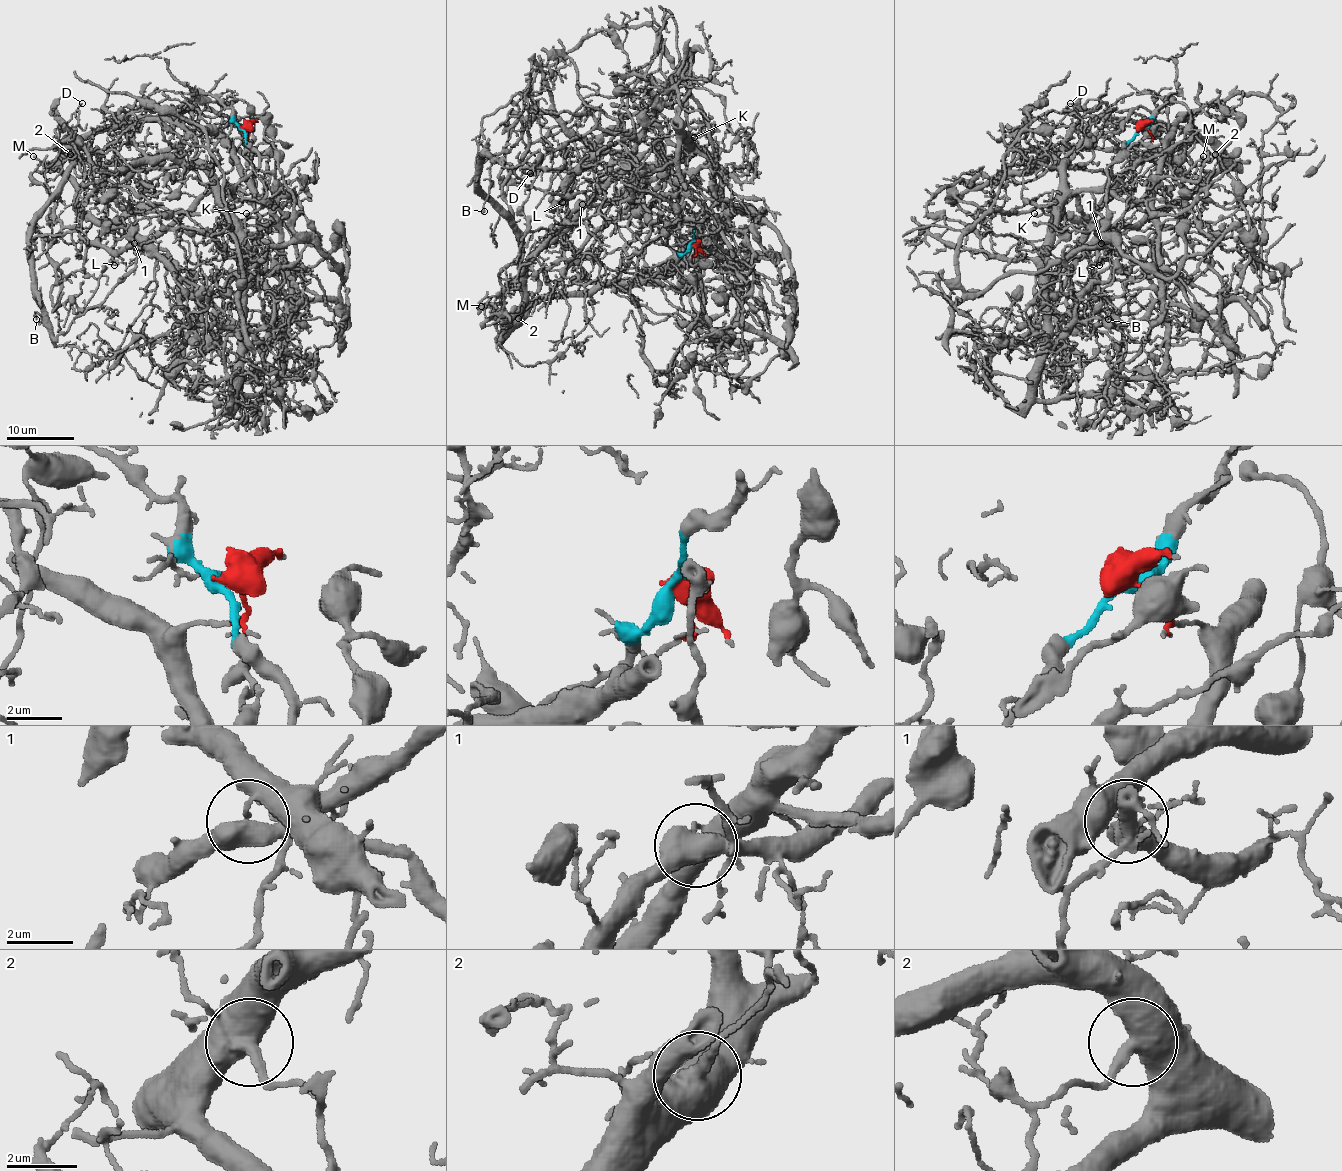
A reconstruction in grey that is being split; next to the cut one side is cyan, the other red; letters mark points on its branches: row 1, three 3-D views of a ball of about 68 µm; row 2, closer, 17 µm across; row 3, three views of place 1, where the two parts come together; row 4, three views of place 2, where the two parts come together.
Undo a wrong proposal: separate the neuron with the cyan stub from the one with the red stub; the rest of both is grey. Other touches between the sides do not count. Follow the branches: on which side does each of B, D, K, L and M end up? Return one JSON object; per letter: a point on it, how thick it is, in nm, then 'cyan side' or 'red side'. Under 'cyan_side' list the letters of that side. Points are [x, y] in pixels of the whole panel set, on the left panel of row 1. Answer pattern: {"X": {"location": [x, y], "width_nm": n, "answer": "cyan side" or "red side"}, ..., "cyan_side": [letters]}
{"B": {"location": [36, 319], "width_nm": 180, "answer": "red side"}, "D": {"location": [82, 103], "width_nm": 110, "answer": "red side"}, "K": {"location": [246, 213], "width_nm": 160, "answer": "cyan side"}, "L": {"location": [114, 265], "width_nm": 170, "answer": "cyan side"}, "M": {"location": [33, 156], "width_nm": 160, "answer": "red side"}, "cyan_side": ["K", "L"]}

